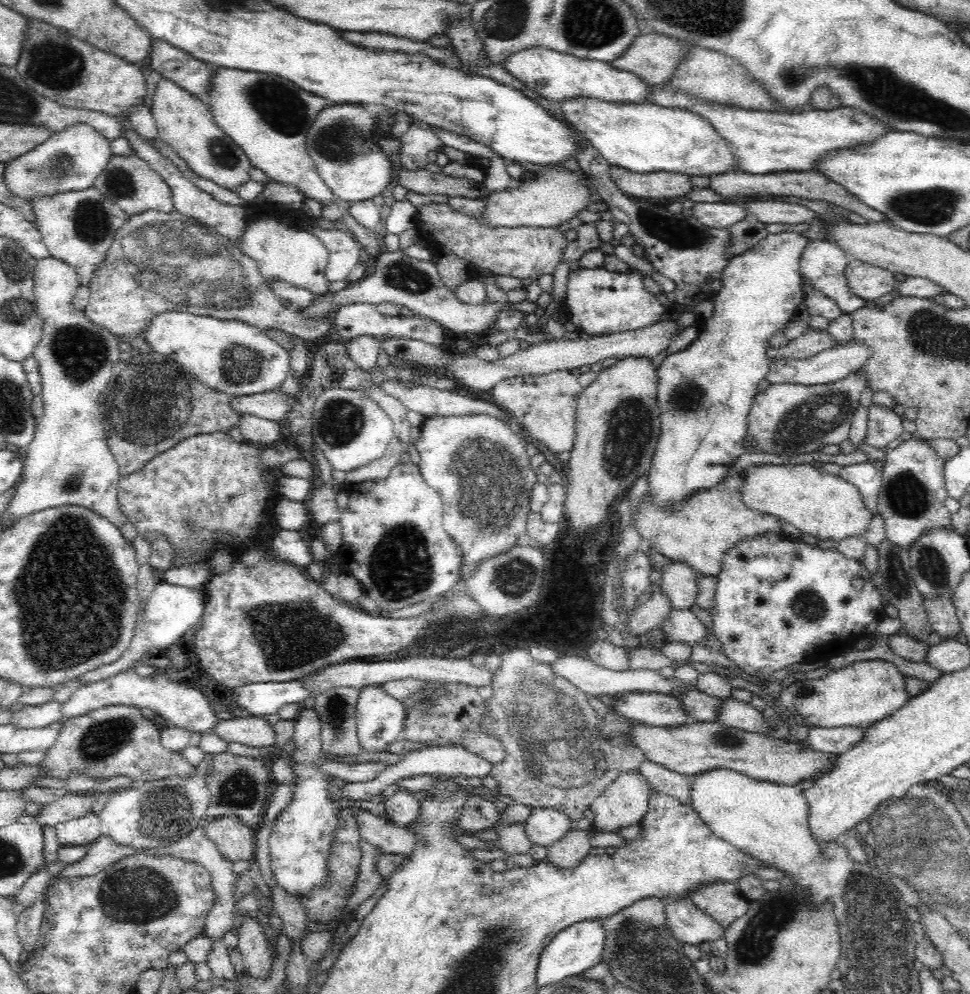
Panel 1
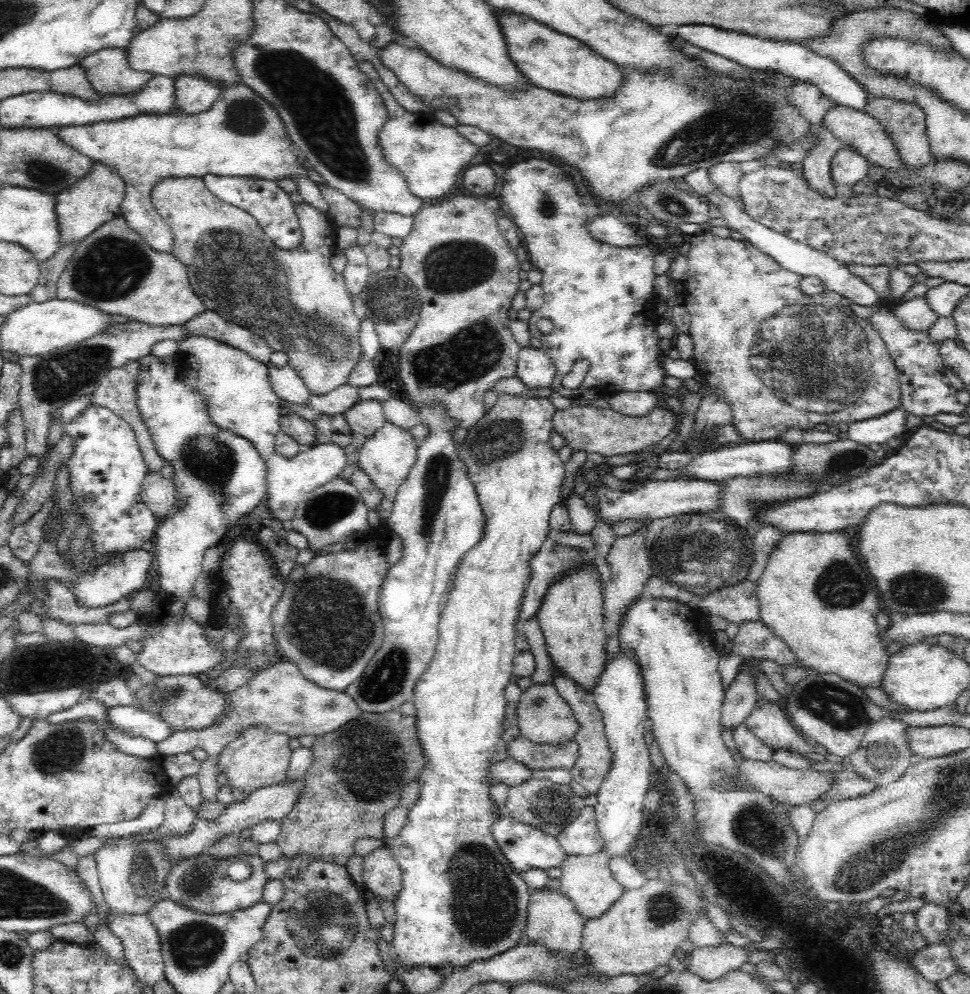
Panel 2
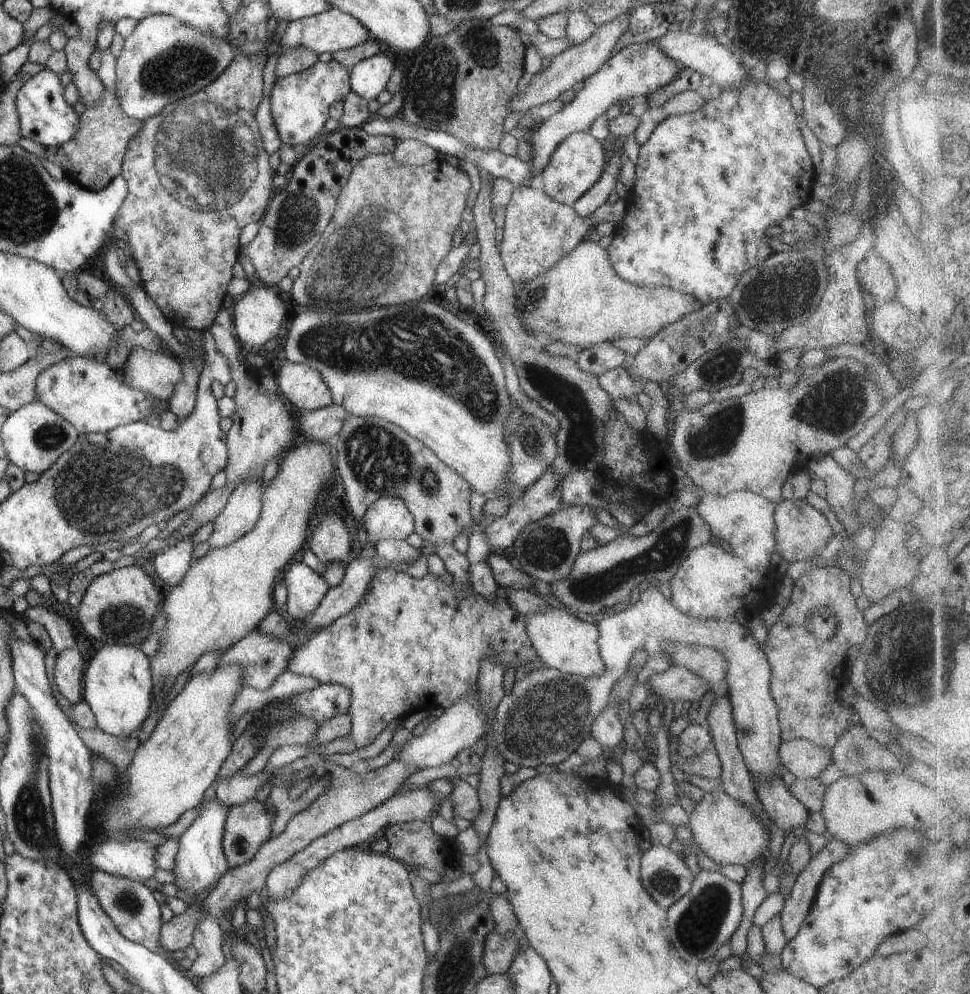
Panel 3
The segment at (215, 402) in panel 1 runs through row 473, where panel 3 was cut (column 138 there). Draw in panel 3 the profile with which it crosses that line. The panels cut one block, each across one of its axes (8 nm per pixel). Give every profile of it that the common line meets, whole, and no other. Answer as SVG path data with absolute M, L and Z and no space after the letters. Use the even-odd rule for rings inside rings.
M104 87L96 105L85 107L78 116L78 130L74 136L59 146L54 156L55 163L63 170L64 176L88 190L102 190L114 177L120 175L127 144L139 133L143 121L127 117L119 107L113 91Z

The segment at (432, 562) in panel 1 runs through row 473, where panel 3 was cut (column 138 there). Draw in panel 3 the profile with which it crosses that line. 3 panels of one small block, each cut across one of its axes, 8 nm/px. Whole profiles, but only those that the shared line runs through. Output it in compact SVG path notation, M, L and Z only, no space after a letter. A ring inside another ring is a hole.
M66 357L37 374L34 381L34 400L41 402L48 410L71 424L79 433L103 433L114 427L145 421L151 412L151 396L127 387L122 382L122 372L113 371L105 362L86 357Z

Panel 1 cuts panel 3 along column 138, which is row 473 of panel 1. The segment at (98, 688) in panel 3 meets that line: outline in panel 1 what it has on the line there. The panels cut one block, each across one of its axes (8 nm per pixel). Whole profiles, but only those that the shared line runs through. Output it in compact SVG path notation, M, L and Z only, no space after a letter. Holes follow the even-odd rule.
M794 232L770 234L740 256L730 258L722 268L720 290L710 296L713 302L711 316L698 319L693 327L696 330L694 340L684 349L668 354L657 367L657 405L661 412L662 434L648 473L648 484L652 499L660 507L672 509L700 488L719 484L730 475L730 464L743 454L747 416L758 394L758 384L769 370L771 359L767 348L770 347L770 338L798 314L797 307L803 302L799 264L807 244L806 238Z

